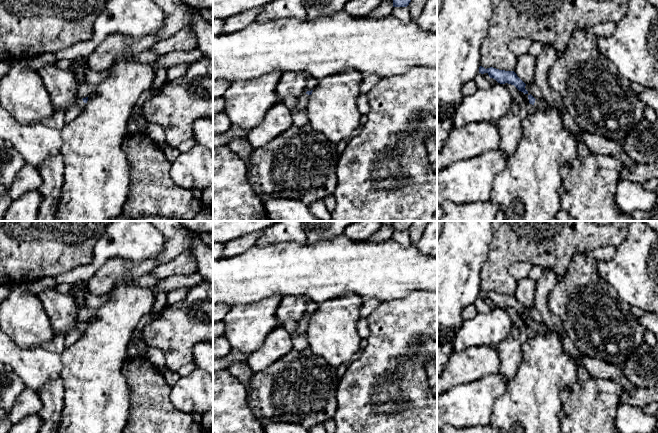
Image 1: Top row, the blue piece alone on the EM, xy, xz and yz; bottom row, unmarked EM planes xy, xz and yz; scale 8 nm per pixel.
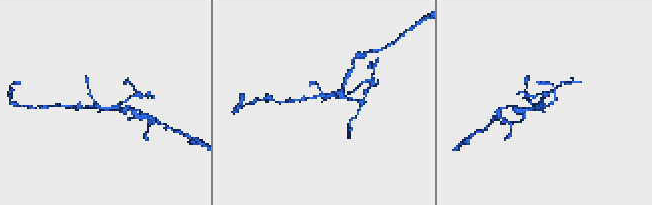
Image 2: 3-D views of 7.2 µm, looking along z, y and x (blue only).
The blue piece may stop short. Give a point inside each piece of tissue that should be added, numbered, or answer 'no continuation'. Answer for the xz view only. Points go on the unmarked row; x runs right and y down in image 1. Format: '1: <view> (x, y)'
1: xz (302, 327)

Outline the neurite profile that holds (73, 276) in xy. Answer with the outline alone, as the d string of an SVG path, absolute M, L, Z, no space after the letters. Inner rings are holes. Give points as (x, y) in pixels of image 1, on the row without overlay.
M112 221L94 247L94 259L89 265L79 266L66 273L62 273L54 280L57 284L73 285L80 281L87 281L106 261L114 257L133 261L155 259L164 250L165 239L151 221Z

